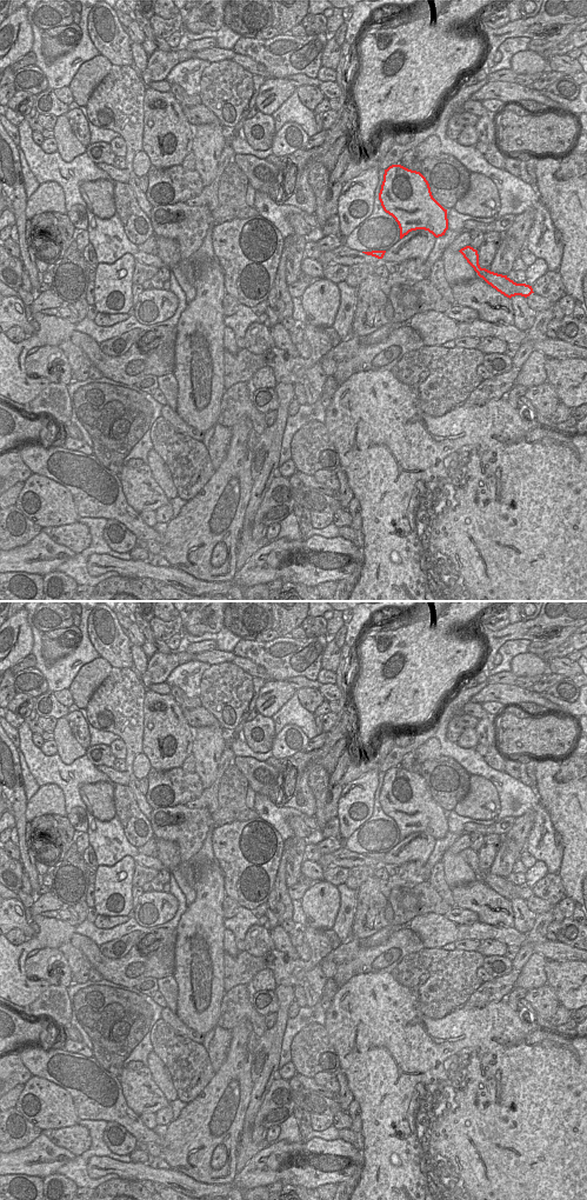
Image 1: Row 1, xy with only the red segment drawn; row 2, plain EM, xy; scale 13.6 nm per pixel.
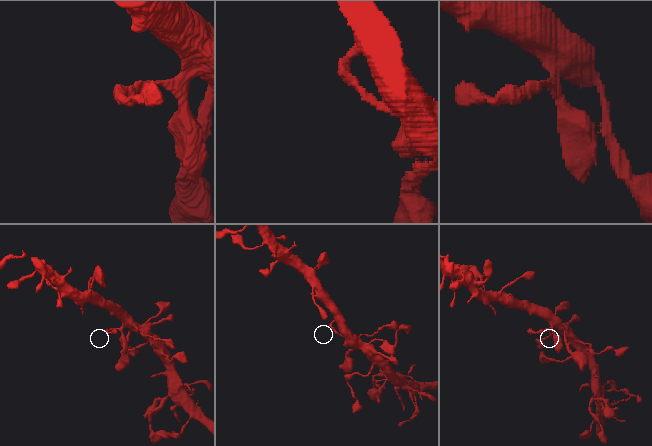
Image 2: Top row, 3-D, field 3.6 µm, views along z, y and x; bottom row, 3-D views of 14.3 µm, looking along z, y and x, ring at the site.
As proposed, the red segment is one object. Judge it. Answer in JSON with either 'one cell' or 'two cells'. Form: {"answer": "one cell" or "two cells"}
{"answer": "one cell"}

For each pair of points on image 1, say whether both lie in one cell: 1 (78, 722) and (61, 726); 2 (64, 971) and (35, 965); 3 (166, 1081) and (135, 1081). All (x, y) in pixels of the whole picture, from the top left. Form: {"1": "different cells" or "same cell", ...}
{"1": "different cells", "2": "same cell", "3": "different cells"}

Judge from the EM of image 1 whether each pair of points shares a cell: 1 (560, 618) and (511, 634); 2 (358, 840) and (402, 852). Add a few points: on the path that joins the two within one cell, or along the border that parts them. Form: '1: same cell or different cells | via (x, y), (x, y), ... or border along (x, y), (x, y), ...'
1: same cell | via (548, 621), (540, 630), (522, 631)
2: different cells | border along (400, 841), (386, 853)

